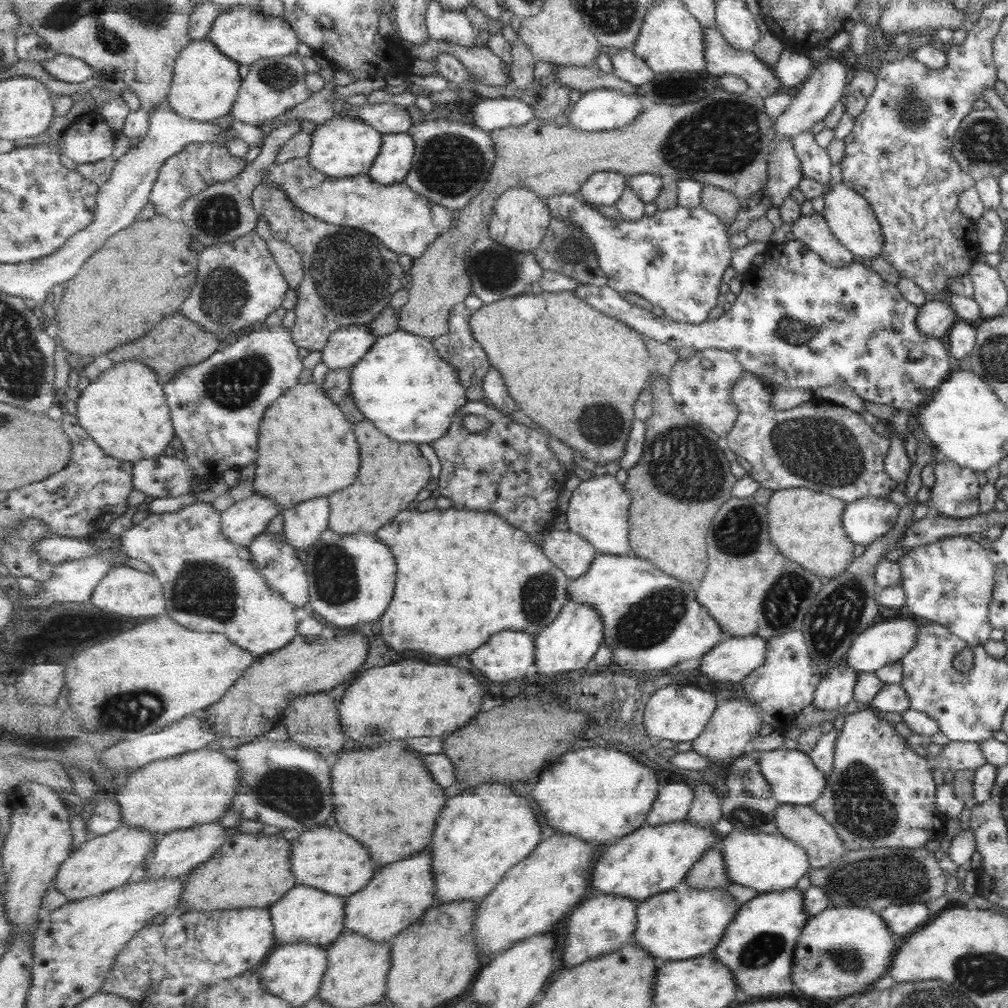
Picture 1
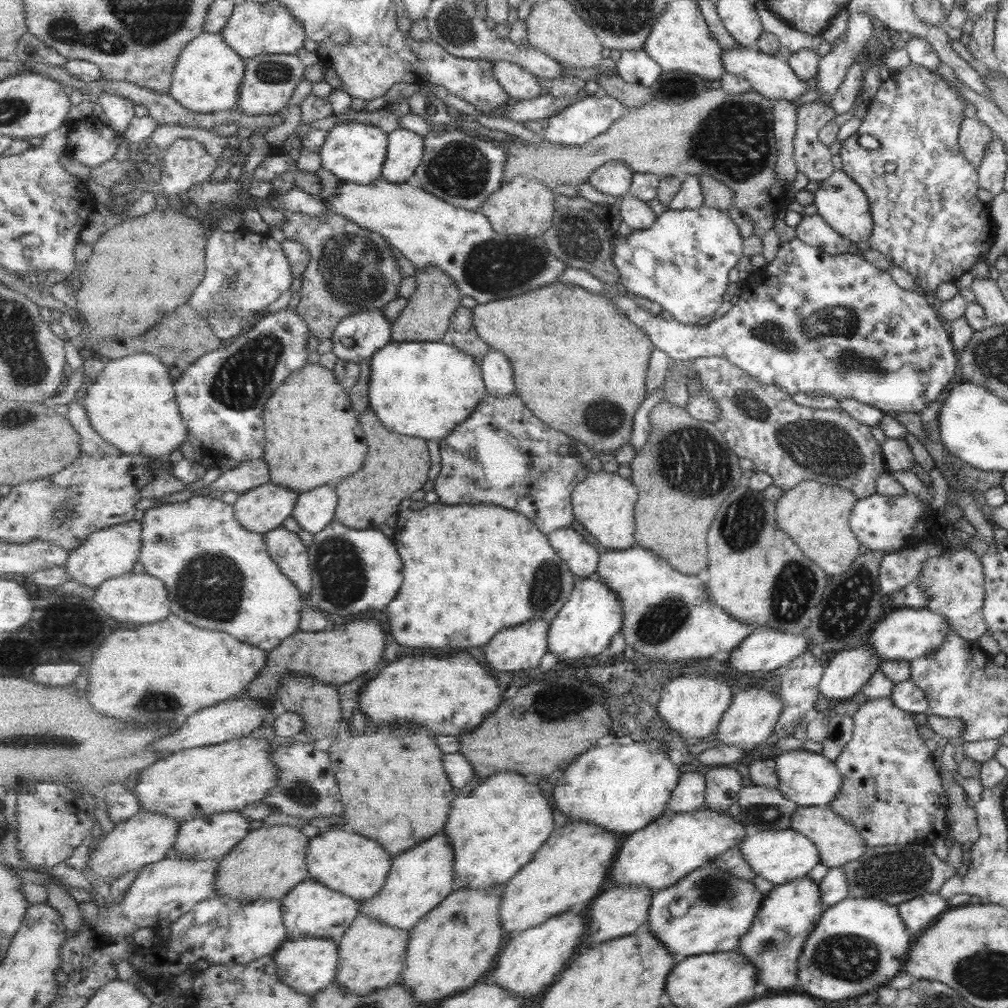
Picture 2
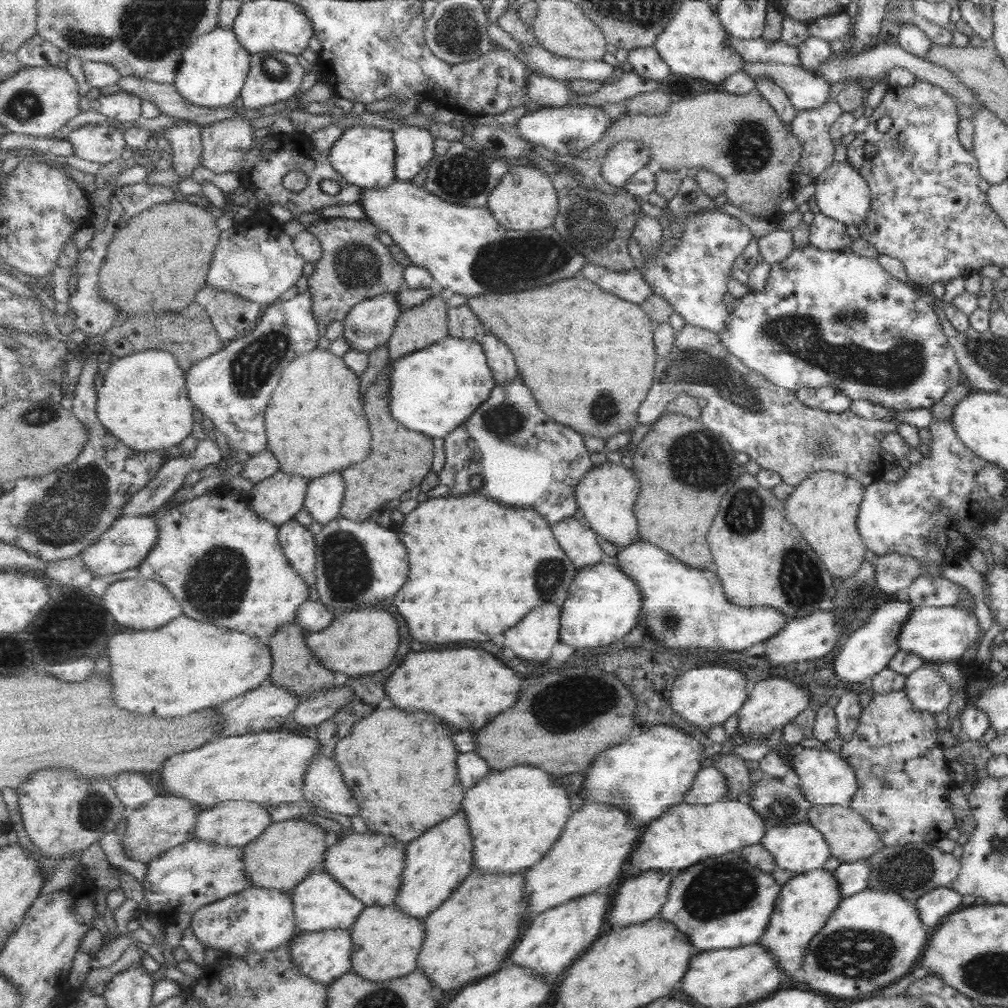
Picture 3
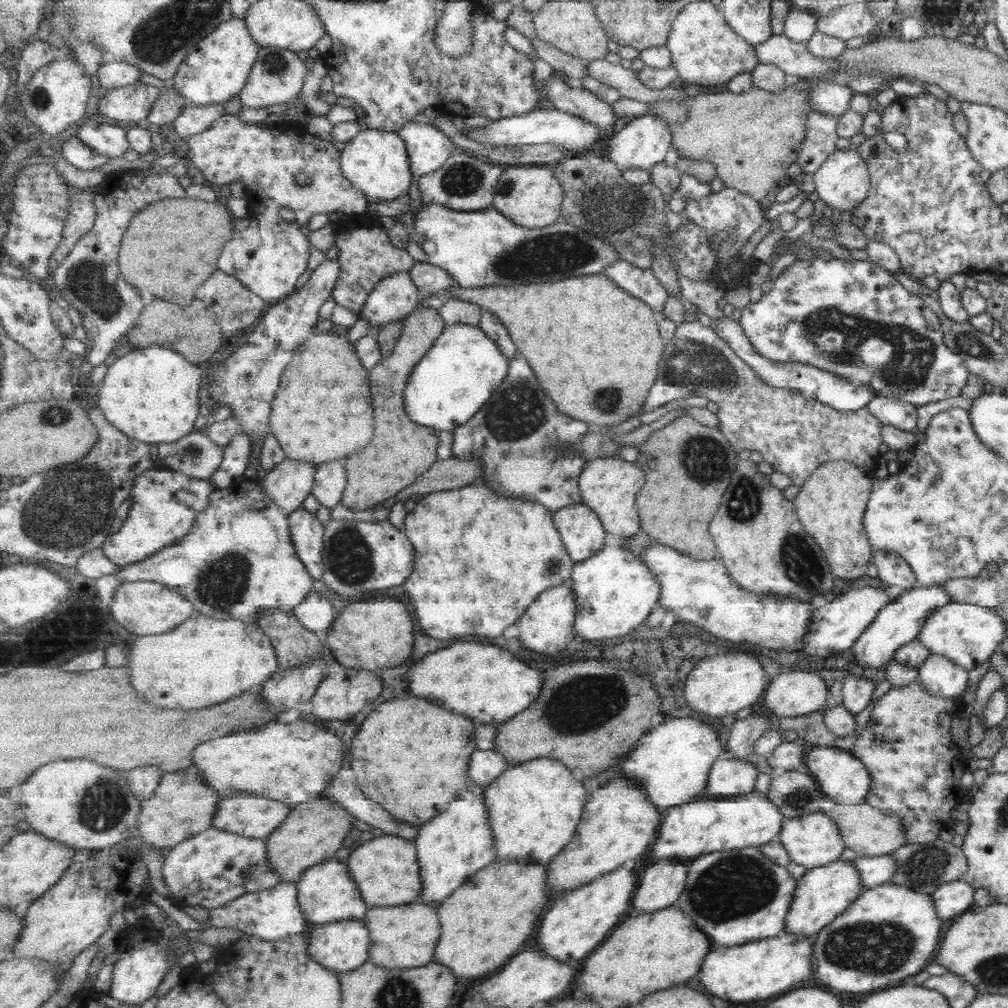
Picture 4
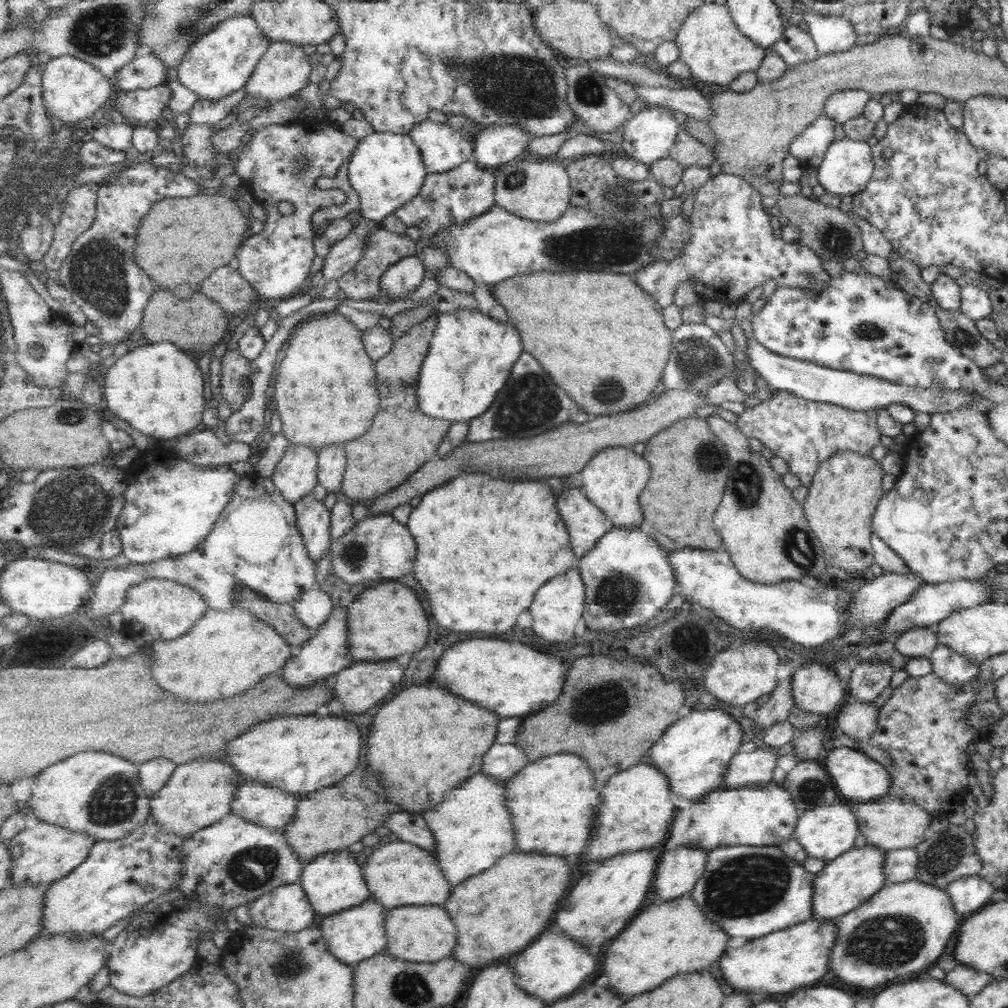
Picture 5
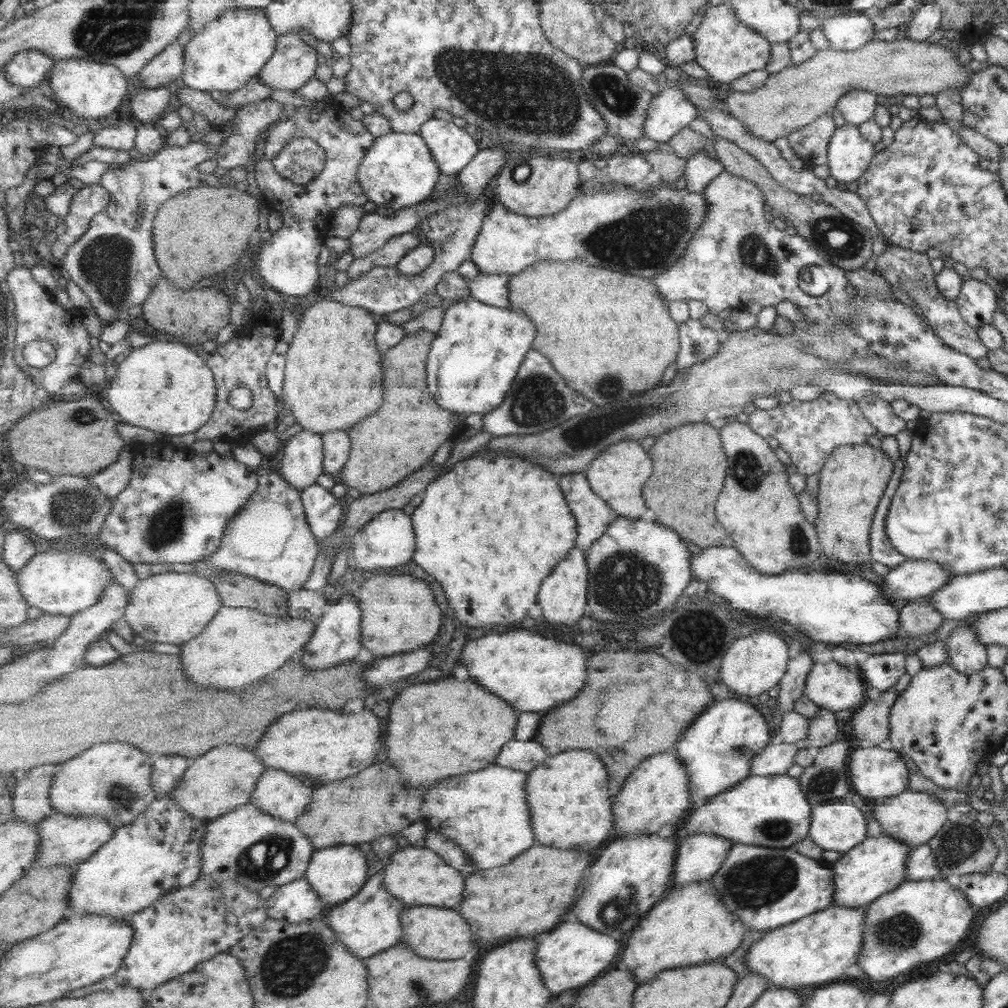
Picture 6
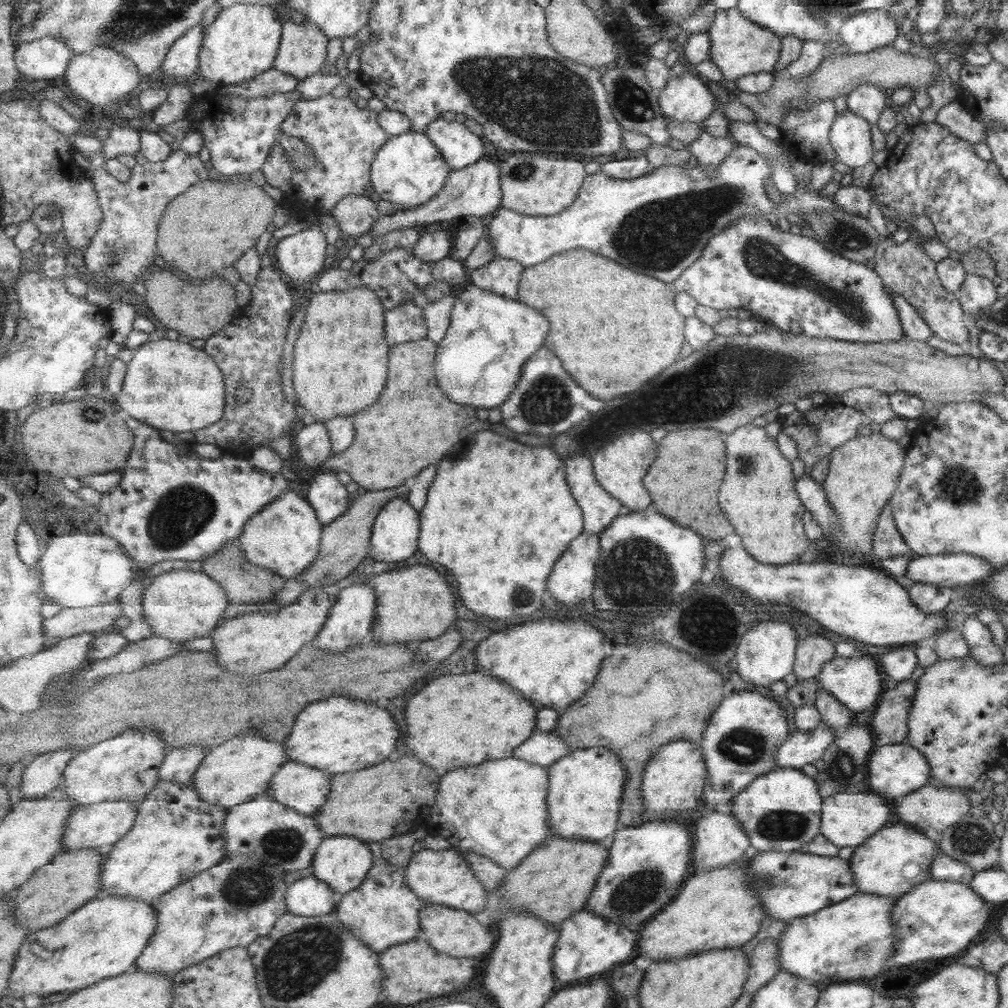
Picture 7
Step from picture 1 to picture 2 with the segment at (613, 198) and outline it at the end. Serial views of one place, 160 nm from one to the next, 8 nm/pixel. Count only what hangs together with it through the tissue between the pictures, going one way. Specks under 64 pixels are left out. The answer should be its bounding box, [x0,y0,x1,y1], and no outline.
[590,161,635,196]

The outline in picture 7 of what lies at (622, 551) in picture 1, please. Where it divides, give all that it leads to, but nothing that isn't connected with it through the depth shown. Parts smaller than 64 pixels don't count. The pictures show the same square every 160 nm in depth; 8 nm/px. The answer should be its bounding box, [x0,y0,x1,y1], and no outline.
[592,430,657,511]

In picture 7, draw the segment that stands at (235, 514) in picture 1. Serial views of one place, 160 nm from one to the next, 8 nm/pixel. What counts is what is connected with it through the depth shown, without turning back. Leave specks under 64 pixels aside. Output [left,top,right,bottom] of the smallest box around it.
[295,423,333,468]

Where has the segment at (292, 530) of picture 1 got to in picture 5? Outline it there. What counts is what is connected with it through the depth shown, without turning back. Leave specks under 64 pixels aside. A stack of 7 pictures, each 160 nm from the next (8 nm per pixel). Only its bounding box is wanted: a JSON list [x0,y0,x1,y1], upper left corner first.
[319,444,347,497]

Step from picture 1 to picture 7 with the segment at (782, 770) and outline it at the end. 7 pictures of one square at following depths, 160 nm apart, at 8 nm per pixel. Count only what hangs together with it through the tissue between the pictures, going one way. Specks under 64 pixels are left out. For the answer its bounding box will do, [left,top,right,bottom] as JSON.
[865,741,931,802]

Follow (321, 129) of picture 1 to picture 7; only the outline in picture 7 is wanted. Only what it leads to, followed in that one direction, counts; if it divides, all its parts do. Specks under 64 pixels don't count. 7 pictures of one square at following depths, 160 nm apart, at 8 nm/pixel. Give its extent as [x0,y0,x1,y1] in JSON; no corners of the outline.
[372,130,453,210]

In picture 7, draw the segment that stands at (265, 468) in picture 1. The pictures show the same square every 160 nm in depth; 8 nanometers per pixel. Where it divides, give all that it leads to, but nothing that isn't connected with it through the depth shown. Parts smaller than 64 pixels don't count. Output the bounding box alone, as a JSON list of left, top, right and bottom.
[292,286,391,423]

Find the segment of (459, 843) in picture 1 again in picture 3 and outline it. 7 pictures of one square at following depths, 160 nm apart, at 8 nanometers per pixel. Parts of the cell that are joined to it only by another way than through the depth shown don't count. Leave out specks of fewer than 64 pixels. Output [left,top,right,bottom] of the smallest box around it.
[462,765,575,874]

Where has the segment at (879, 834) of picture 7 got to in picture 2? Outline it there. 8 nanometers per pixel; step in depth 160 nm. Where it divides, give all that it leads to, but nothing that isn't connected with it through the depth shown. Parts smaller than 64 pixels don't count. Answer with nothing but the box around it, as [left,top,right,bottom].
[736,876,823,990]

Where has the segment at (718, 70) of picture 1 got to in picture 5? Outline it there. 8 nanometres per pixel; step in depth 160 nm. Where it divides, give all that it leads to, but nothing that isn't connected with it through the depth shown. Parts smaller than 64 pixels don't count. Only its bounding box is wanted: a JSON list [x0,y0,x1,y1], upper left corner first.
[822,90,869,123]

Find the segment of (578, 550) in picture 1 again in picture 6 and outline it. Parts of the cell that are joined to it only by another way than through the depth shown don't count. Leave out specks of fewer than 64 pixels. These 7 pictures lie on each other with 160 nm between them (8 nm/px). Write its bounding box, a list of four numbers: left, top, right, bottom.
[559,471,619,550]

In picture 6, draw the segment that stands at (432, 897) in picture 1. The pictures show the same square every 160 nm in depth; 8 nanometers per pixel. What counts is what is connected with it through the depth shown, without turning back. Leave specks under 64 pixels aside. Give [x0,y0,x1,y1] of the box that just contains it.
[423,764,536,869]

